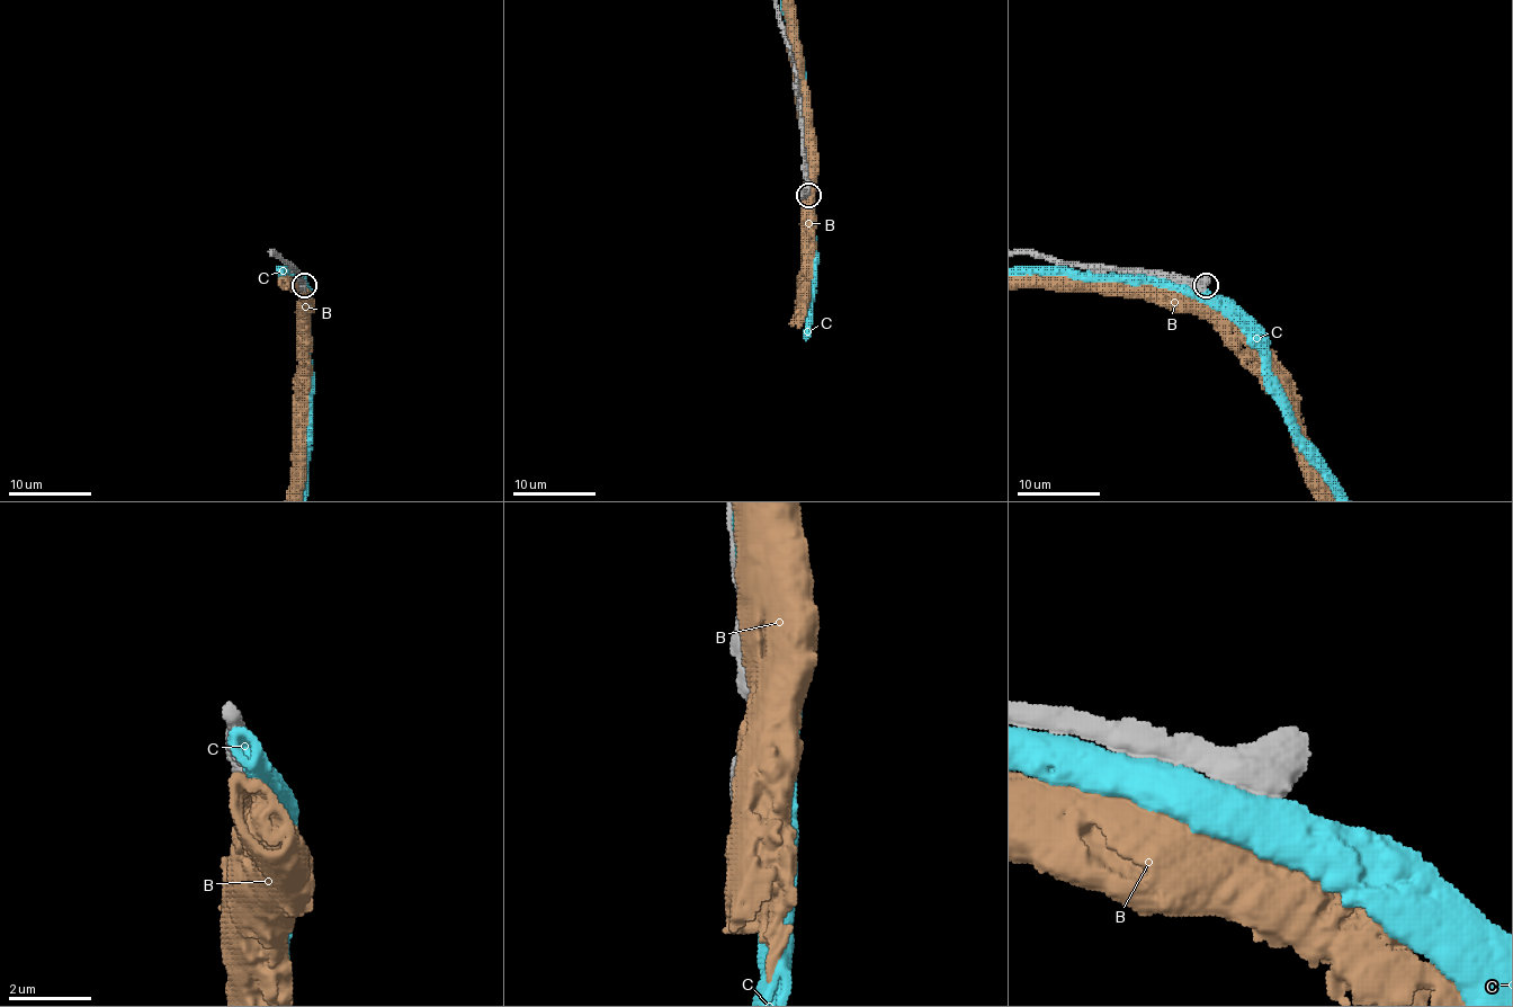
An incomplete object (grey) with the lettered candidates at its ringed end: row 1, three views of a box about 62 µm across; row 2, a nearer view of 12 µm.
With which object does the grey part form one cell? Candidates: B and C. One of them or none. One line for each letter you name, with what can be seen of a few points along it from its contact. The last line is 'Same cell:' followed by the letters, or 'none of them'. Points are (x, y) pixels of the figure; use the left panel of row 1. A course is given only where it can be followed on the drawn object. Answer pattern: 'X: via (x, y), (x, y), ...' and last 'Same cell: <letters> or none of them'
Same cell: none of them

